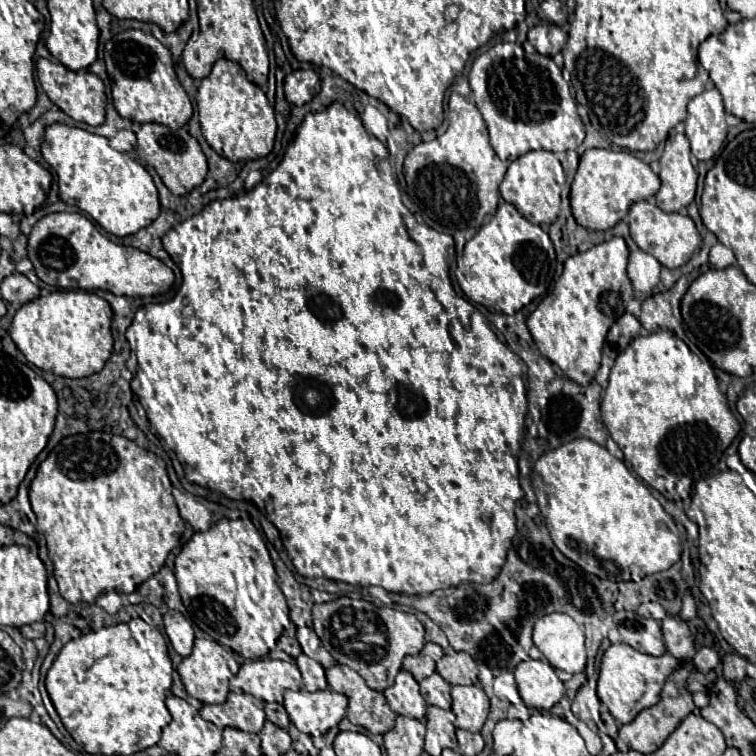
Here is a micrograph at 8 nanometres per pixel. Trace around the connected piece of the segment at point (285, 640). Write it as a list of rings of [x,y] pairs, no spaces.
[[[282,635],[278,639],[278,646],[281,647],[281,649],[292,656],[293,658],[297,658],[301,653],[302,649],[300,647],[300,644],[298,643],[297,639],[295,637],[289,637],[286,635]]]

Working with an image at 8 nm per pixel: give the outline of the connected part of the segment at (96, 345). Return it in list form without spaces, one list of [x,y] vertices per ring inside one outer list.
[[[53,291],[25,303],[13,317],[9,335],[29,363],[61,377],[87,377],[103,369],[111,357],[113,311],[91,291]]]

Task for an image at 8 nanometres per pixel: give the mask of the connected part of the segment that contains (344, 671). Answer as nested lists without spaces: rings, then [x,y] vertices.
[[[333,665],[325,671],[329,689],[345,693],[349,699],[347,719],[371,733],[387,733],[393,729],[395,713],[389,709],[381,691],[369,689],[363,677],[345,665]]]

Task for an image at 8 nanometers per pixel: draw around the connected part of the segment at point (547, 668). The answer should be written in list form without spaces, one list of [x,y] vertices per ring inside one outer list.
[[[529,659],[519,663],[515,667],[515,681],[519,695],[527,707],[549,711],[565,695],[563,681],[555,675],[555,669],[543,659]]]

